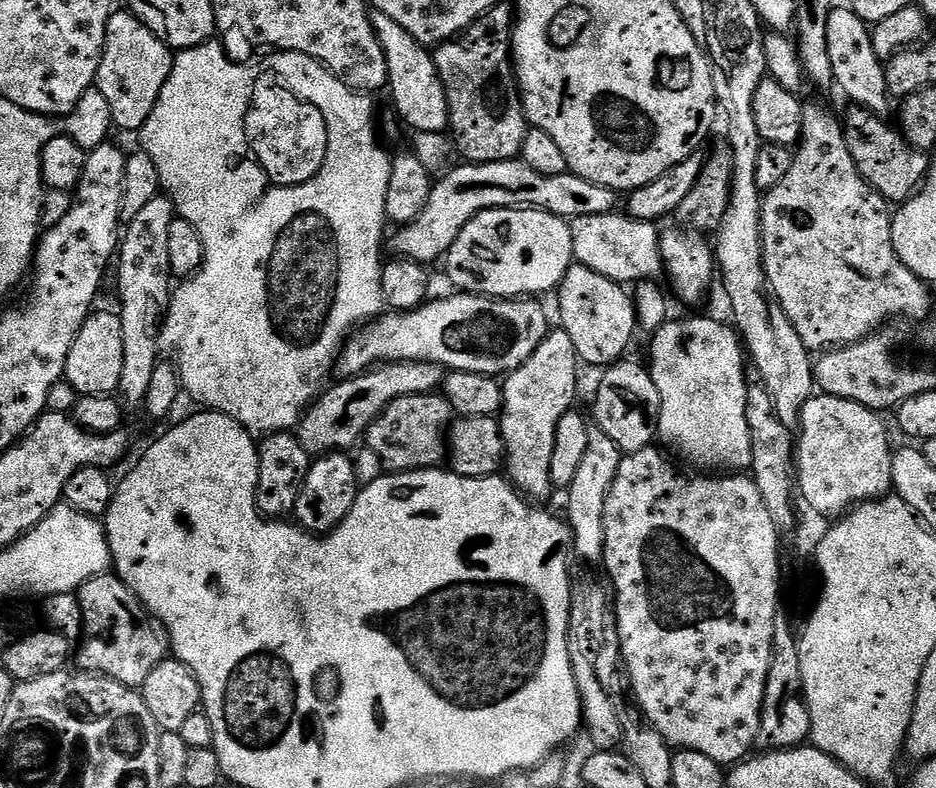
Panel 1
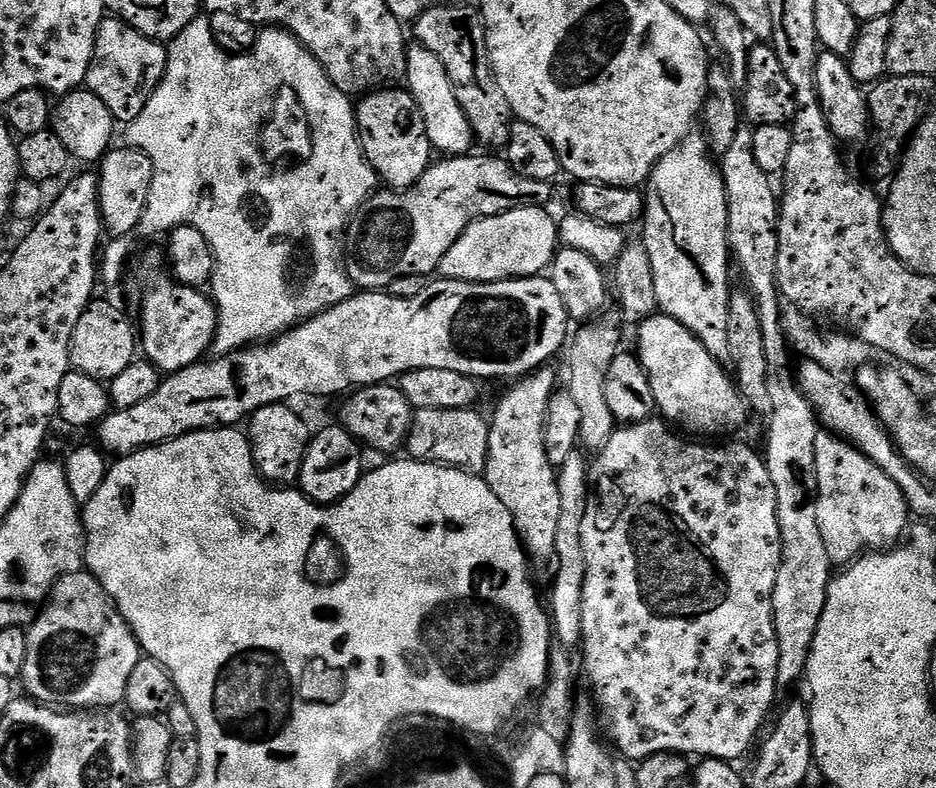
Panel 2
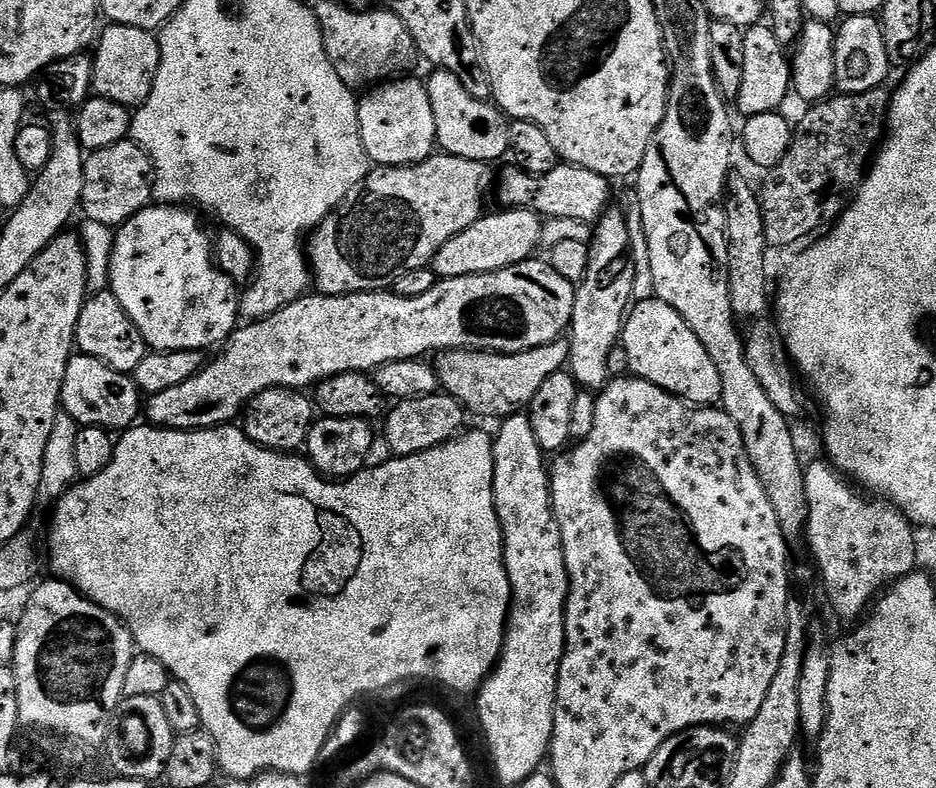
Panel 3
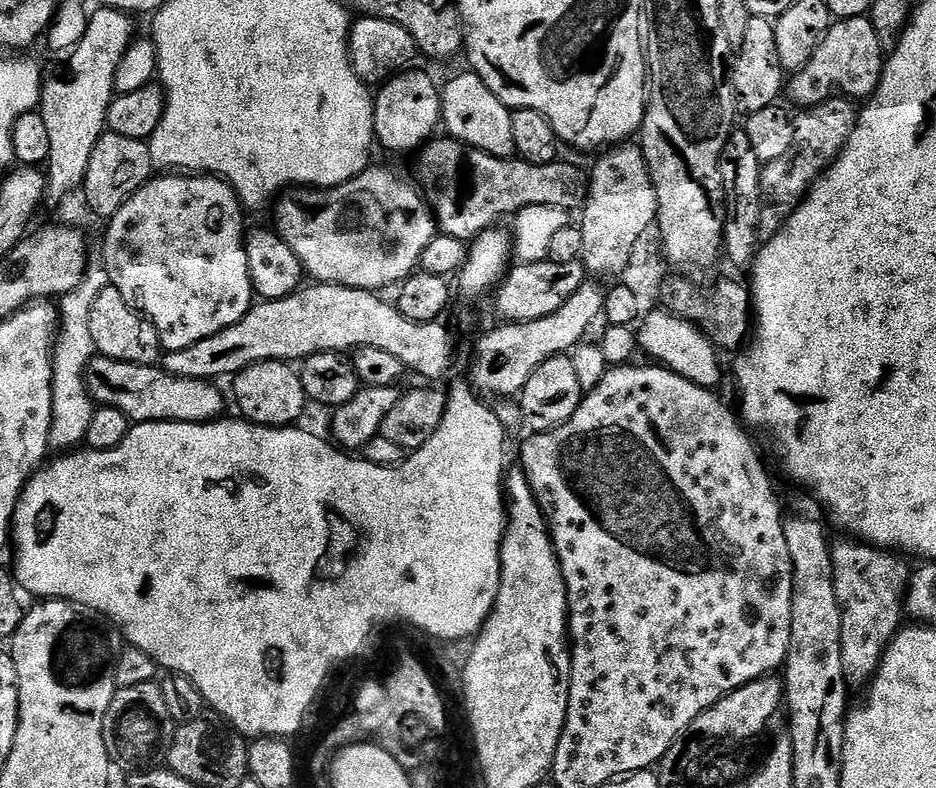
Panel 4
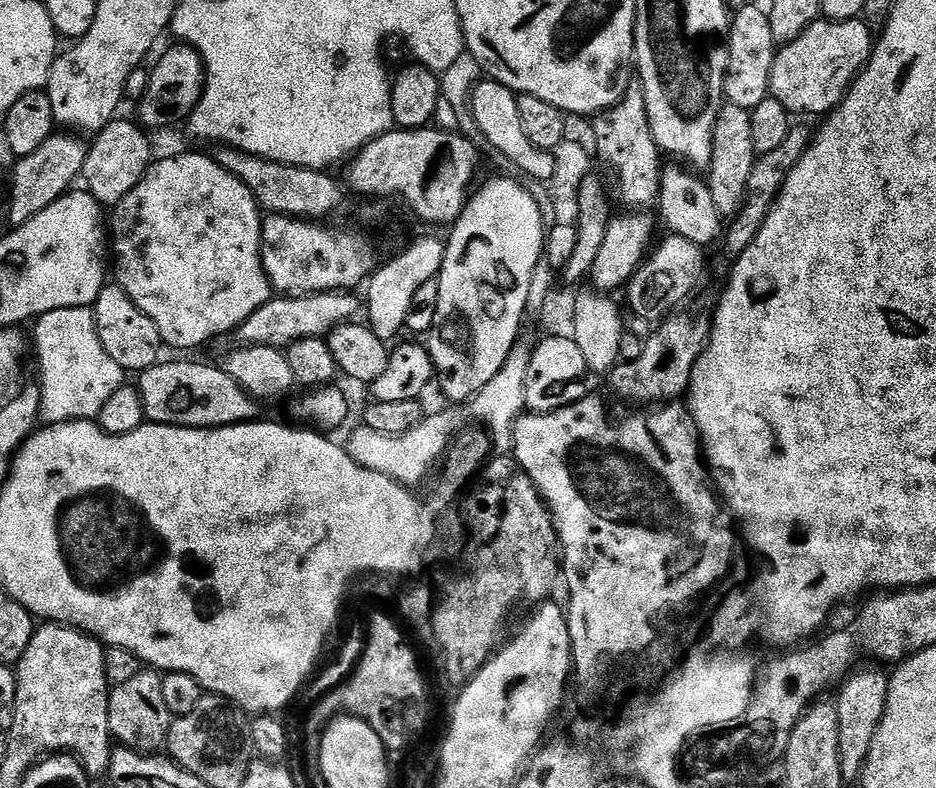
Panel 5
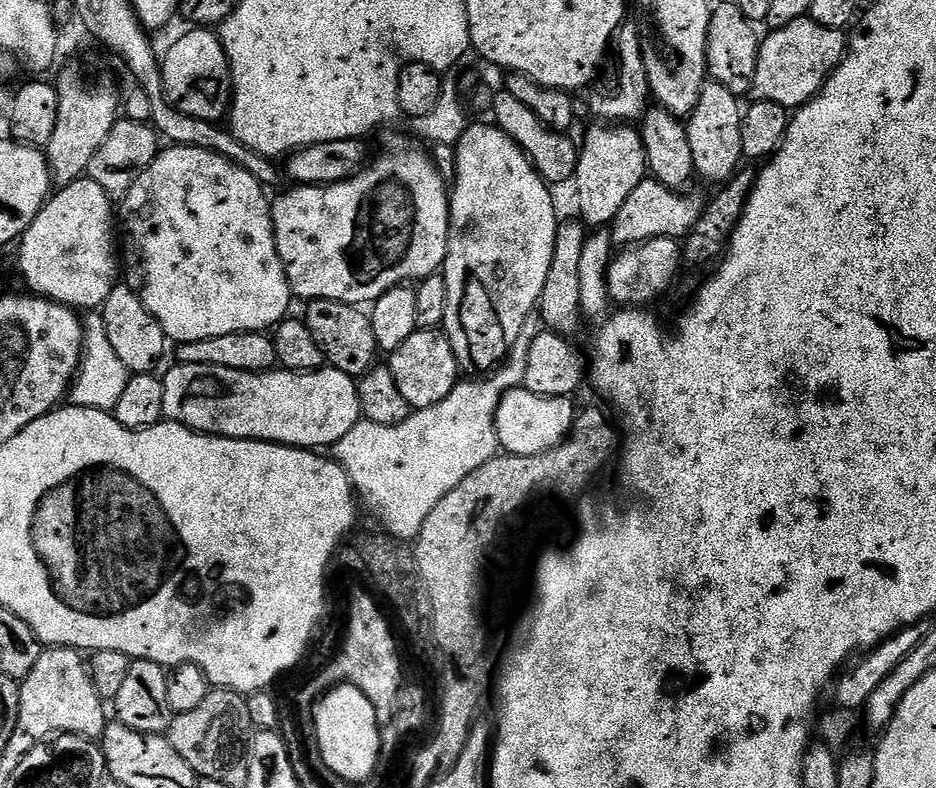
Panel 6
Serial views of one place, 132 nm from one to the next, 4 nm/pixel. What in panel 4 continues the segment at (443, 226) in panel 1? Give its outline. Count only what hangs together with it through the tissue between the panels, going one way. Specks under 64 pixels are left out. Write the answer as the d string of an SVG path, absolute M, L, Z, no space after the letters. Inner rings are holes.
M370 166L350 182L336 188L287 189L275 201L276 224L274 230L294 250L305 273L317 284L337 284L376 292L399 285L420 268L420 259L438 234L432 205L415 183L403 180L392 168Z

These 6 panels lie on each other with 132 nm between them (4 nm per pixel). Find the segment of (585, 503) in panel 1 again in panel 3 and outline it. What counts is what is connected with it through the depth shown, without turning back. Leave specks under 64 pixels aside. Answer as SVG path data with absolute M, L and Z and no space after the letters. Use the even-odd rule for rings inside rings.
M609 210L596 221L592 240L590 239L590 263L586 274L581 277L575 294L574 314L569 325L569 369L577 385L591 392L603 389L609 380L608 362L615 353L623 335L624 322L633 301L633 284L635 282L635 262L631 258L630 230L627 229L627 218L623 211Z

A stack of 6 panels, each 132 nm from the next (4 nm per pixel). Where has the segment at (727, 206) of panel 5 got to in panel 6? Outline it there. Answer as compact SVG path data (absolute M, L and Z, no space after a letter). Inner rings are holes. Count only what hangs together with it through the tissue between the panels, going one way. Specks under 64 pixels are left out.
M715 82L705 83L698 106L694 106L691 115L686 118L696 171L701 177L704 175L706 179L713 180L716 186L731 180L741 167L740 160L745 159L740 129L743 121L741 101L726 86Z

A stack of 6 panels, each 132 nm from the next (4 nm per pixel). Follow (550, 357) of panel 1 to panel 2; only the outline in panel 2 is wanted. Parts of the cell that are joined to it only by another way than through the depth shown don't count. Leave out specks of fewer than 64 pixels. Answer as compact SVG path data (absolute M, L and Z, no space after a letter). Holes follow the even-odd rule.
M550 367L537 368L517 379L511 385L513 388L497 402L492 416L490 412L490 454L482 473L490 490L498 494L498 502L510 510L524 551L533 561L551 561L555 557L558 518L561 517L557 469L552 467L550 458L546 458L544 441L548 407L558 391L556 372Z

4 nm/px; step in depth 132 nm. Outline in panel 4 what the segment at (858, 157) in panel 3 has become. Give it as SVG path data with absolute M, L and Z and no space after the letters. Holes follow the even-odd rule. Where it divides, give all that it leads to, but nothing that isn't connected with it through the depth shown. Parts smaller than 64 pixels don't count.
M851 99L827 100L821 104L813 104L805 107L801 116L797 115L794 120L794 142L790 142L790 150L782 154L782 158L774 158L774 162L763 165L760 169L760 231L759 235L764 238L771 237L780 231L791 217L793 210L798 207L807 196L809 188L827 168L835 162L848 143L848 135L856 124L858 108Z

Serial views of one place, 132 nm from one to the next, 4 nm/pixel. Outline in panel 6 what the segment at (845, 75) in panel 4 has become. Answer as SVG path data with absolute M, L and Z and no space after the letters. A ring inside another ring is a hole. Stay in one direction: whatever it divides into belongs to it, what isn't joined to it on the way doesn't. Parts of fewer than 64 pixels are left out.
M811 18L795 20L767 34L760 41L758 74L754 74L750 96L753 101L778 102L789 110L813 100L848 51L849 37L841 29L822 26Z

